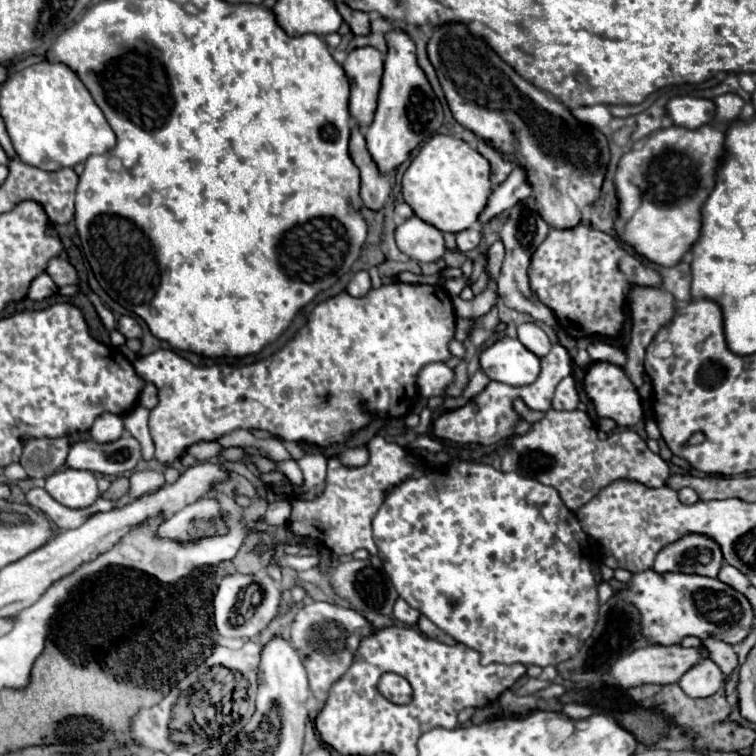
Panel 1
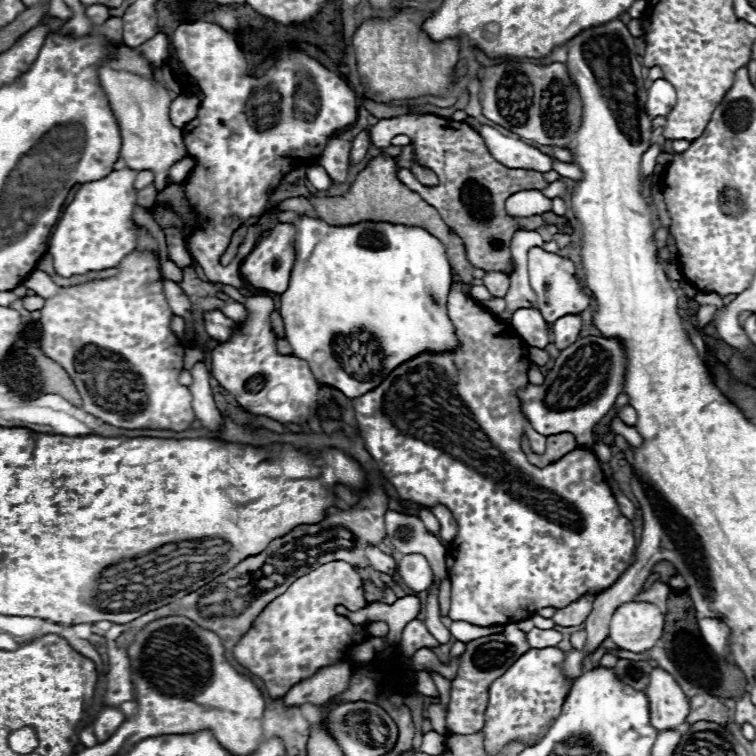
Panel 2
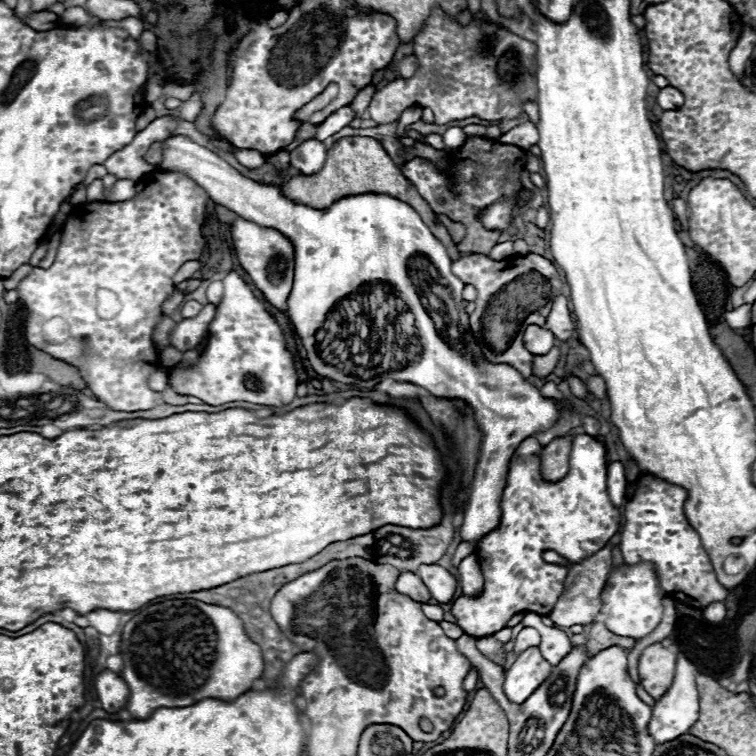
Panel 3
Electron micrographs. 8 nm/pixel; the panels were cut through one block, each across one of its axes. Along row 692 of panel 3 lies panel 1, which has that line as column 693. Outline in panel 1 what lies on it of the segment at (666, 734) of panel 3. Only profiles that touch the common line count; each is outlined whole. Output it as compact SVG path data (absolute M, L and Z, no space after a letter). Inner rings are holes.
M702 658L678 680L678 686L690 698L706 698L724 686L724 674L710 658Z

